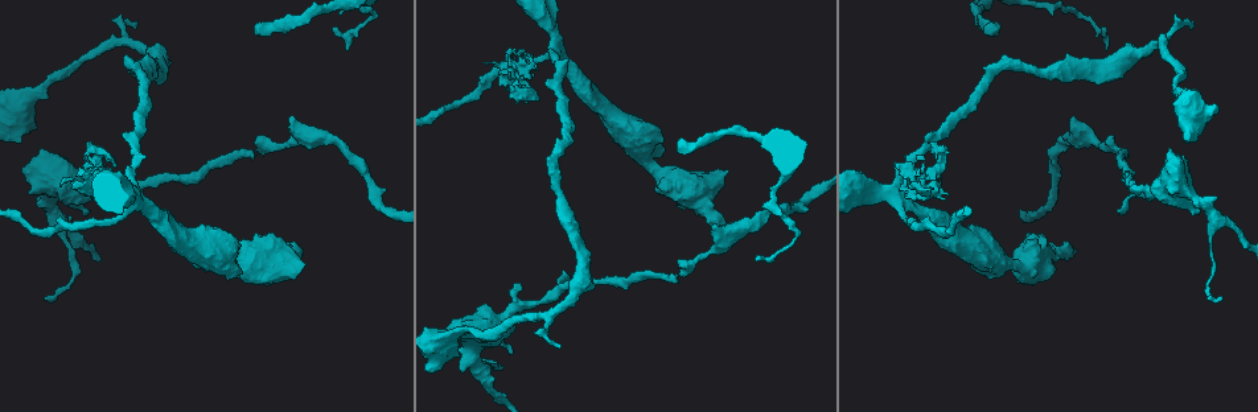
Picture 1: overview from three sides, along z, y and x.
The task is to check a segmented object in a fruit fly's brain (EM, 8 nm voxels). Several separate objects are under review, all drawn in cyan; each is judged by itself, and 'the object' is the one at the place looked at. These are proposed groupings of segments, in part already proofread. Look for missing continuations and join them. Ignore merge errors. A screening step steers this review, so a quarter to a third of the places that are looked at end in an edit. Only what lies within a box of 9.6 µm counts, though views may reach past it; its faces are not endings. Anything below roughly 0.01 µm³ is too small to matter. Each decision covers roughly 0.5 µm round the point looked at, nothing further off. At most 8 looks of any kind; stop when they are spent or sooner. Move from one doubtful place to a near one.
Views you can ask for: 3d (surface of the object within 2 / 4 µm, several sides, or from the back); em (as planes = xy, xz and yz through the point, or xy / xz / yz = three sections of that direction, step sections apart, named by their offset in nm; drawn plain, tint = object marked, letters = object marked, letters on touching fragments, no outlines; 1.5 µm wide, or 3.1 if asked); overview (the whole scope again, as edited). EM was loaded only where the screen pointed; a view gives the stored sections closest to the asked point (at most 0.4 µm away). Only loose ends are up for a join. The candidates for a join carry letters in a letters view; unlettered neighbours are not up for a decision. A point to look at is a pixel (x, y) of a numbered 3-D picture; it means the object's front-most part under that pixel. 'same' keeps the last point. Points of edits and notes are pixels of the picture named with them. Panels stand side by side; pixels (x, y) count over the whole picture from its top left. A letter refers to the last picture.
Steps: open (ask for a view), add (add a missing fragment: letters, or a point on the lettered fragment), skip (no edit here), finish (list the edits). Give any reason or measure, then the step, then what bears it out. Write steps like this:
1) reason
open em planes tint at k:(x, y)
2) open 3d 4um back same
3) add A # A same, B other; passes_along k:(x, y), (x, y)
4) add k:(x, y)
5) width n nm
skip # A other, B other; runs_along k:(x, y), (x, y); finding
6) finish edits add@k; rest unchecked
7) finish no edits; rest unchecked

branch stops here
open 3d 2um at 1:(683, 140)

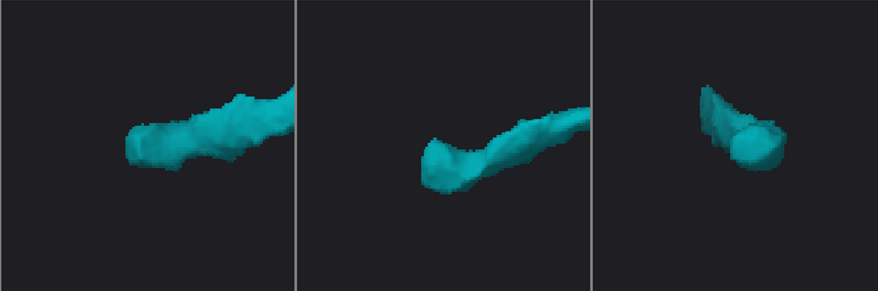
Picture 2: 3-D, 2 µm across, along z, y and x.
open em xz step 4 letters at 2:(735, 159)

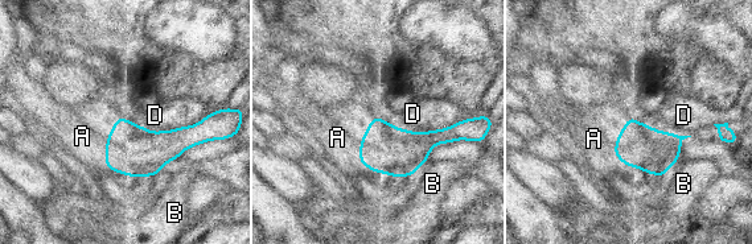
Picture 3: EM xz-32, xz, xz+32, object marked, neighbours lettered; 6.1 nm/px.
another direction
open em xy step 8 letters same

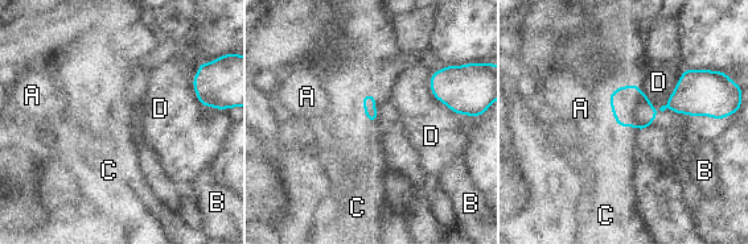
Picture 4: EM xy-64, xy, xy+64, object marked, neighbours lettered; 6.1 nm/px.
add A # A same, B other, C other, D other; the neuron continues

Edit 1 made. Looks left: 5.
an open end
open 3d 2um at 1:(715, 226)

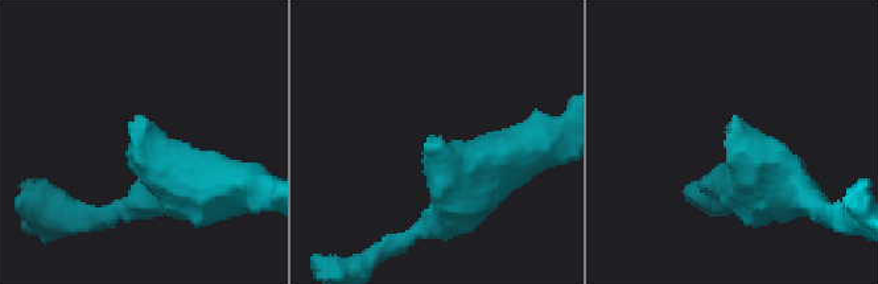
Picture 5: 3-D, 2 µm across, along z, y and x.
open em planes plain at 5:(432, 138)

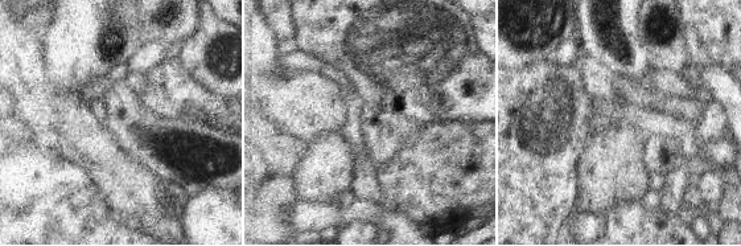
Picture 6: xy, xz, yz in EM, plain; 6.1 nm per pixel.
what lies round it
open em planes letters same

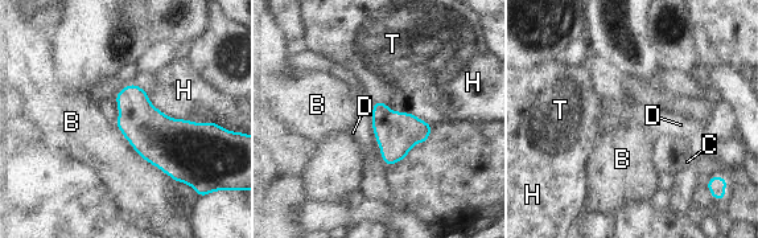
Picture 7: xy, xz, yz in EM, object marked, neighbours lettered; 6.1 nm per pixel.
width 200 nm
skip # B other, C other, D other, H other, T other; border 7:(408, 111), (413, 114); no lettered fragment goes on from it

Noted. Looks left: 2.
stops while still wide
open em planes tint at 1:(301, 254)

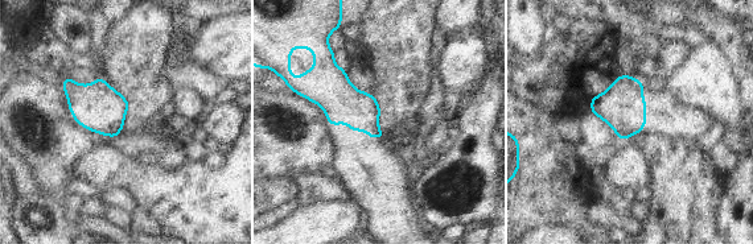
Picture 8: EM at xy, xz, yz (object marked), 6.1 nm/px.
see the neighbours
open em planes letters same

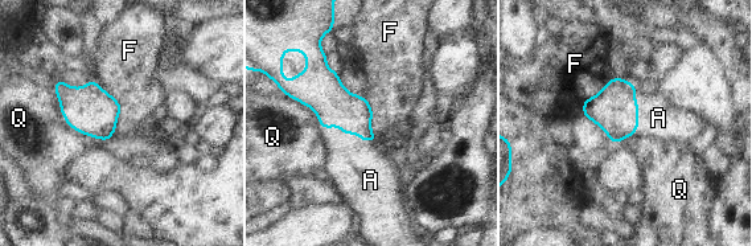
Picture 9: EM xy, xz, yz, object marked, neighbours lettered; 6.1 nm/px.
width 240 nm
add A # A same, F other, Q other; passes_along 9:(328, 98), (350, 132), (364, 171); it goes on there

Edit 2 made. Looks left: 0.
finish edits add@4, add@9; rest unchecked

